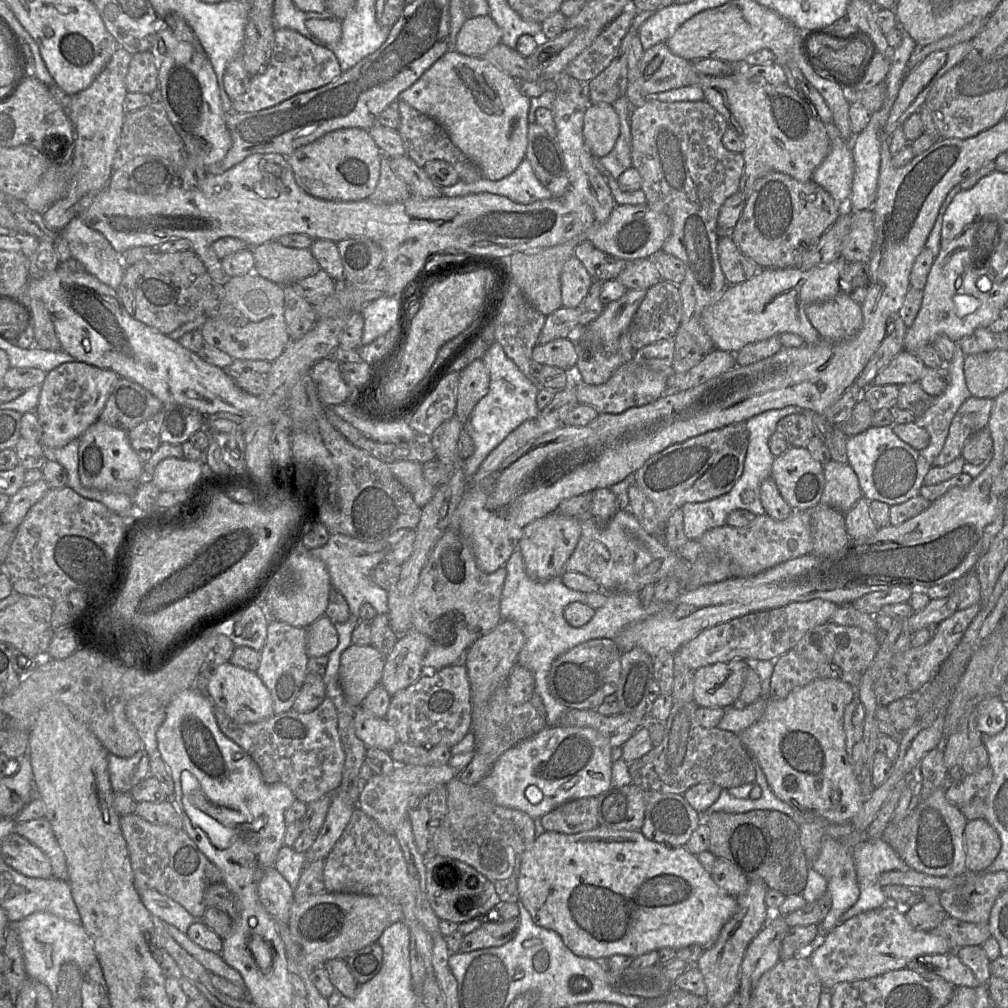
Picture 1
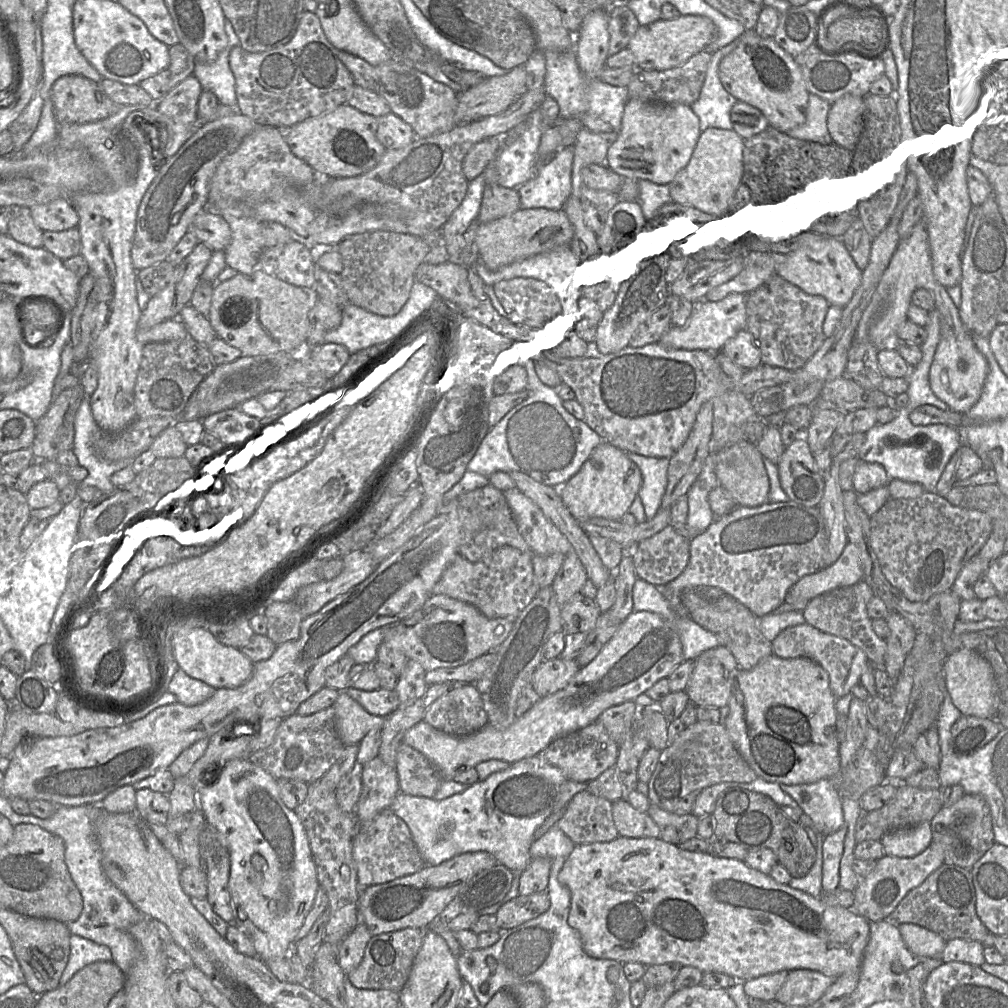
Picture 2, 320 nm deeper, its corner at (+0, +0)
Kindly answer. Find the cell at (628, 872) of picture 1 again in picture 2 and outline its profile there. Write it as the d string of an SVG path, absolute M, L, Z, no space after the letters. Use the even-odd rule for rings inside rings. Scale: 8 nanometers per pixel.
M619 835L609 842L575 845L558 874L558 881L570 890L571 902L567 923L579 932L584 952L592 958L612 959L621 964L636 962L647 967L678 963L681 967L695 967L703 973L726 974L742 983L763 975L797 969L813 970L837 978L844 973L860 968L870 936L870 922L848 908L829 906L821 898L814 898L801 890L791 888L788 884L779 884L770 875L749 867L744 861L714 857L707 852L683 850L679 845L665 842L660 838L630 838Z

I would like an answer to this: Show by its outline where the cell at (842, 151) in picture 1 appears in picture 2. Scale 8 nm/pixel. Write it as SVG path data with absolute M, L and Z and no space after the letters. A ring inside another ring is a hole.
M810 94L807 106L806 120L799 127L786 132L791 138L830 145L832 139L827 129L827 116L830 104L820 97Z

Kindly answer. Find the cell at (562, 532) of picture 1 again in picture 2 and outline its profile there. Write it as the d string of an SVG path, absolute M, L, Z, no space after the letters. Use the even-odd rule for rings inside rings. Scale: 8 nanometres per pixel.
M602 440L593 448L578 472L559 487L559 494L577 521L590 517L619 520L628 512L641 484L641 471L627 452Z

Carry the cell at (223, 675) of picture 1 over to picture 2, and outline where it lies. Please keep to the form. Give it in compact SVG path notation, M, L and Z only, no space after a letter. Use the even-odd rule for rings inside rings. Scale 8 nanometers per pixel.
M180 628L172 636L172 650L180 669L216 690L239 687L246 683L253 673L254 664L240 649L221 644L204 628Z

